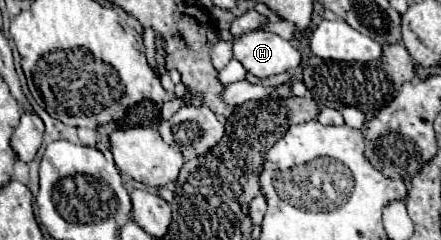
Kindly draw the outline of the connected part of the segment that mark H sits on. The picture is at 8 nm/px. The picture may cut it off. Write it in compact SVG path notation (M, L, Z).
M266 31L240 35L232 45L232 53L234 59L258 79L292 71L300 65L298 49L290 41Z

